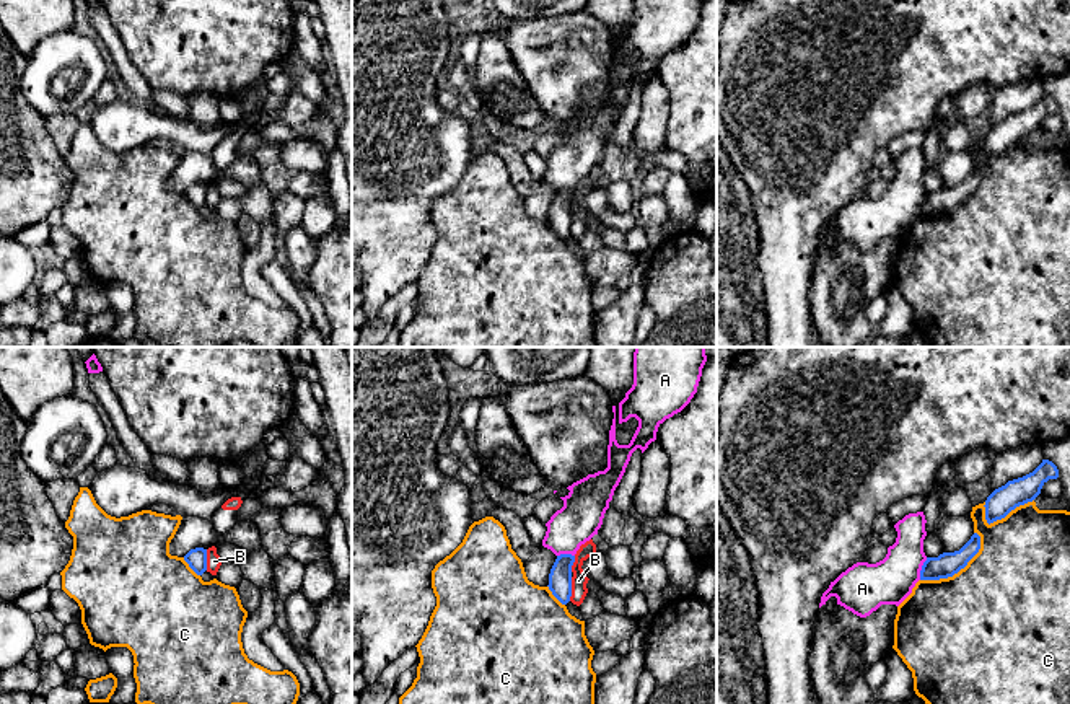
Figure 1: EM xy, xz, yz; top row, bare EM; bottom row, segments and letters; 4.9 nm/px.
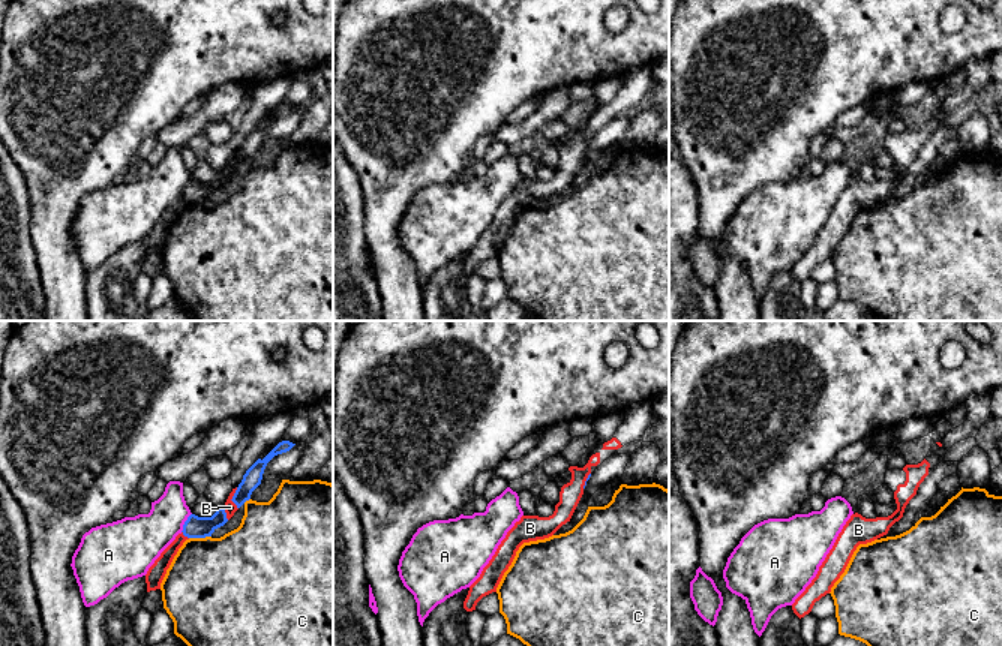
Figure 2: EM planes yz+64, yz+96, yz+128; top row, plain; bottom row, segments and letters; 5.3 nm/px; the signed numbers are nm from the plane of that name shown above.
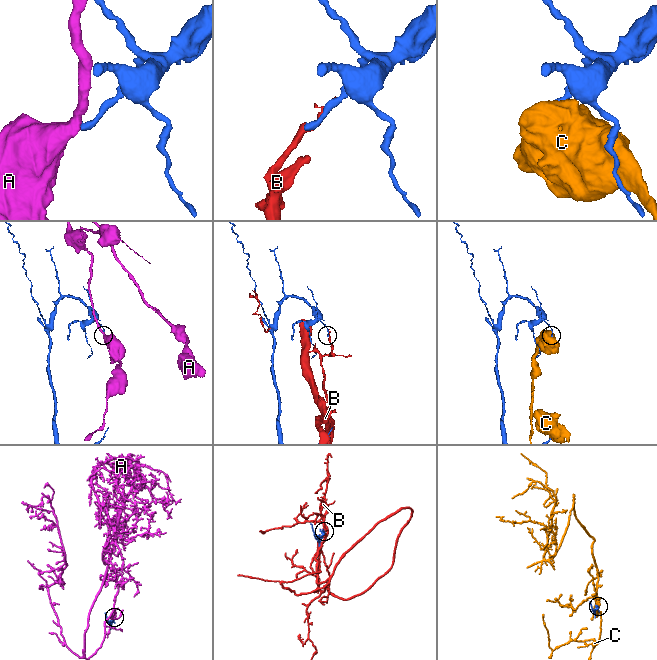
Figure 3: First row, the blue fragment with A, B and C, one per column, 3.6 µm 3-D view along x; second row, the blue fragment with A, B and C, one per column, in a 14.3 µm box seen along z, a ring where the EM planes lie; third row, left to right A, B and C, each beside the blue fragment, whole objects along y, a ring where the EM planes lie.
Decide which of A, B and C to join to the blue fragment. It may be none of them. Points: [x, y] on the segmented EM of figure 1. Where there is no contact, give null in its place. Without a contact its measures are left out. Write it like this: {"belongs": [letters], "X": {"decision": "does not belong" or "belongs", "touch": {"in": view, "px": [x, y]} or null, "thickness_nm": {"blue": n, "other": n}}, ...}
{"belongs": [], "A": {"decision": "does not belong", "touch": {"in": "yz", "px": [922, 569]}, "thickness_nm": {"blue": 120, "other": 220}}, "B": {"decision": "does not belong", "touch": {"in": "xz", "px": [570, 589]}, "thickness_nm": {"blue": 110, "other": 80}}, "C": {"decision": "does not belong", "touch": {"in": "yz", "px": [956, 572]}, "thickness_nm": {"blue": 120, "other": 500}}}

